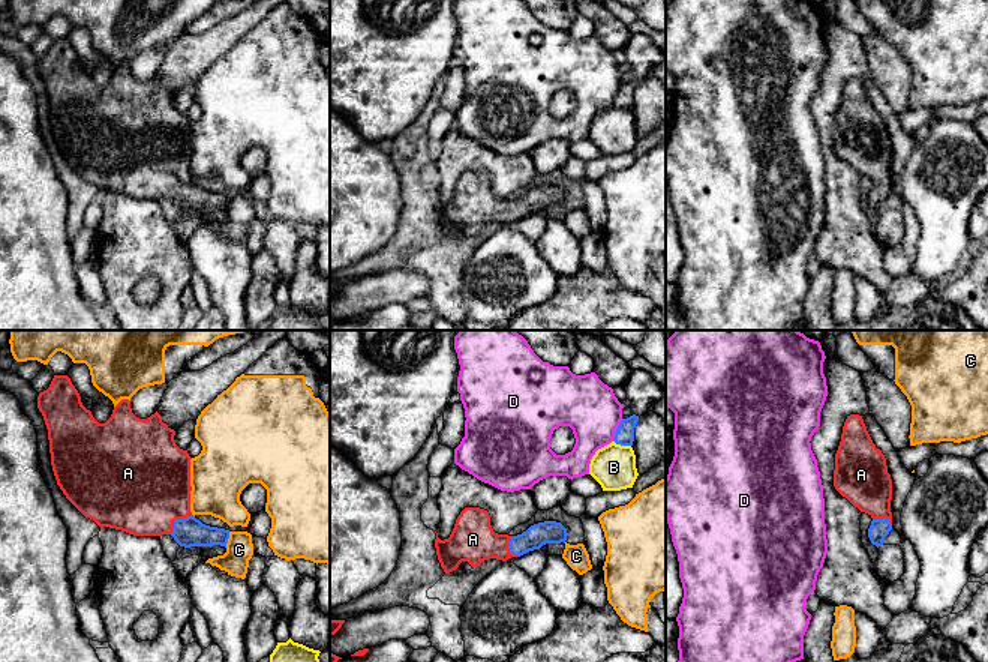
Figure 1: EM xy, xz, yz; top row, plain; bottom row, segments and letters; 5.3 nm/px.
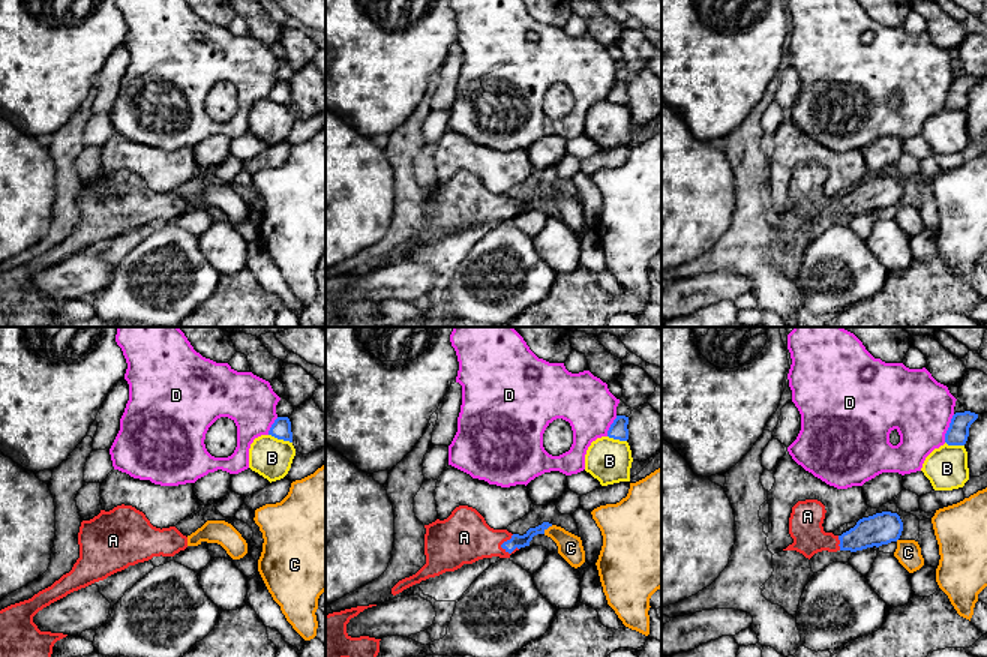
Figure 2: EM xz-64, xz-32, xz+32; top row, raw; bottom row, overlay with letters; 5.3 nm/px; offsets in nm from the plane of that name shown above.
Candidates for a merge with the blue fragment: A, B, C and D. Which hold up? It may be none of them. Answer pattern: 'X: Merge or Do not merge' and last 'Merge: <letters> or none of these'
A: Merge
B: Do not merge
C: Do not merge
D: Do not merge
Merge: A

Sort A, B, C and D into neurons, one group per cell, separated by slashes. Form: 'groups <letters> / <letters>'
groups A / B / C / D

